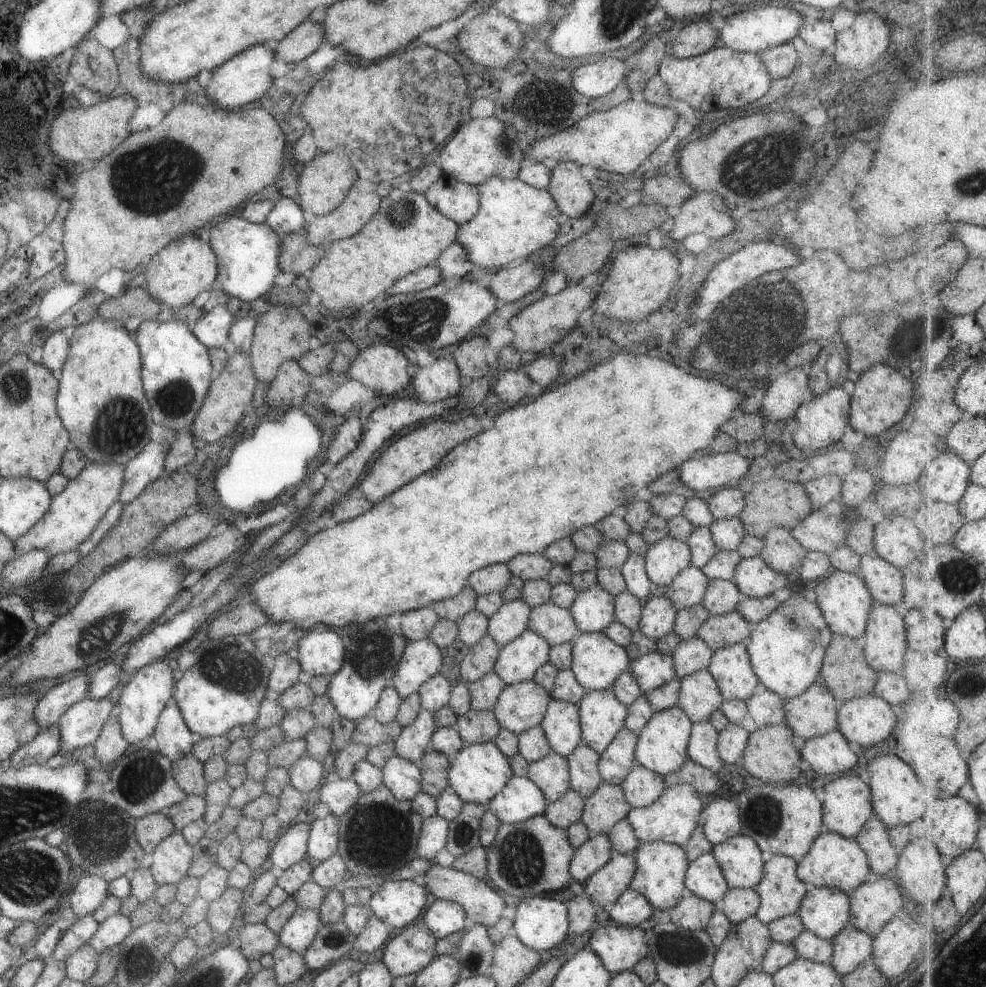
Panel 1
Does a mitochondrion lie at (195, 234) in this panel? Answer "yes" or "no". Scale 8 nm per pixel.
no

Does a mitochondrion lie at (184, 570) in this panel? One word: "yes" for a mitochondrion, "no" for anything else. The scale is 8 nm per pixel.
no

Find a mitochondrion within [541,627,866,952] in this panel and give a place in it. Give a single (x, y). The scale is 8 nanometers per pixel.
(763, 814)

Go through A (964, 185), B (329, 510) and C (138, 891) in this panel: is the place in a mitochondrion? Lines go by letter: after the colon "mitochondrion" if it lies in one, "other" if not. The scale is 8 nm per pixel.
A: mitochondrion
B: other
C: other

